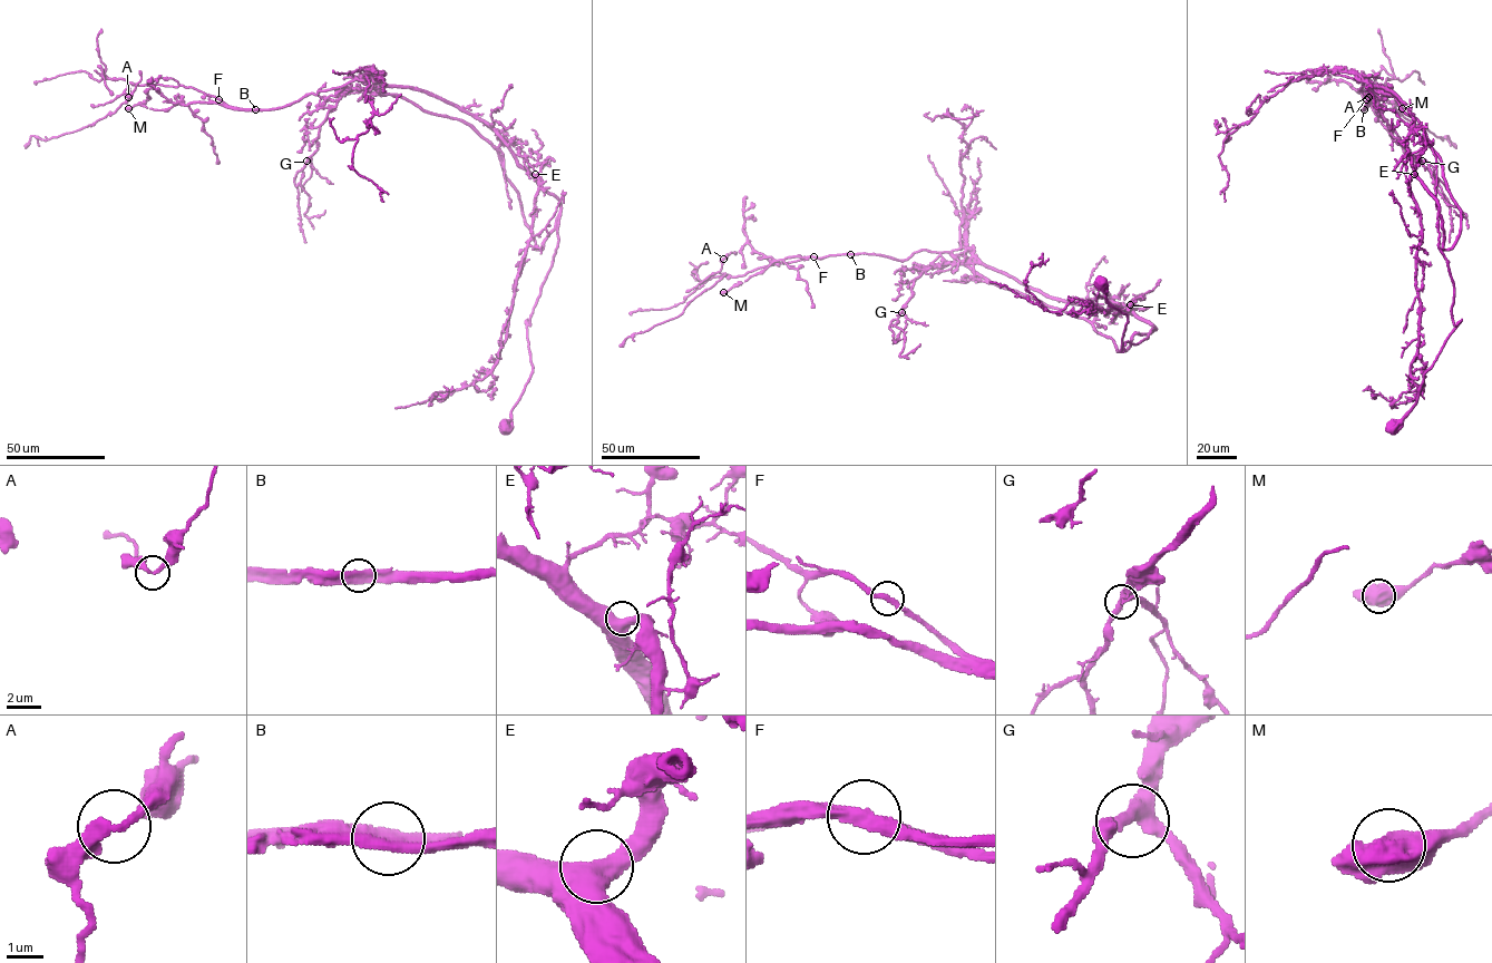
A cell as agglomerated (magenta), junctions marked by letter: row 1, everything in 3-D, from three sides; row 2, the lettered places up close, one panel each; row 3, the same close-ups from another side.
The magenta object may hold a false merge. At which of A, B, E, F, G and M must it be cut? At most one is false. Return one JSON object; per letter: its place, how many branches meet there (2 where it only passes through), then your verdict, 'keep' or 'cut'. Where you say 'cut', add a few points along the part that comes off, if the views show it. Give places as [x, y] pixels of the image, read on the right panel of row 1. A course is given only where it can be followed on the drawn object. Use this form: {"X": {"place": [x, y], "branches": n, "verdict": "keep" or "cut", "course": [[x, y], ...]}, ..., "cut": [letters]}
{"A": {"place": [1368, 97], "branches": 2, "verdict": "keep"}, "B": {"place": [1364, 109], "branches": 2, "verdict": "cut", "course": [[1364, 109], [1373, 85], [1385, 83], [1383, 96], [1398, 113], [1442, 140], [1447, 136], [1455, 148]]}, "E": {"place": [1414, 174], "branches": 2, "verdict": "keep"}, "F": {"place": [1366, 99], "branches": 2, "verdict": "keep"}, "G": {"place": [1422, 161], "branches": 3, "verdict": "keep"}, "M": {"place": [1402, 108], "branches": 2, "verdict": "keep"}, "cut": ["B"]}

